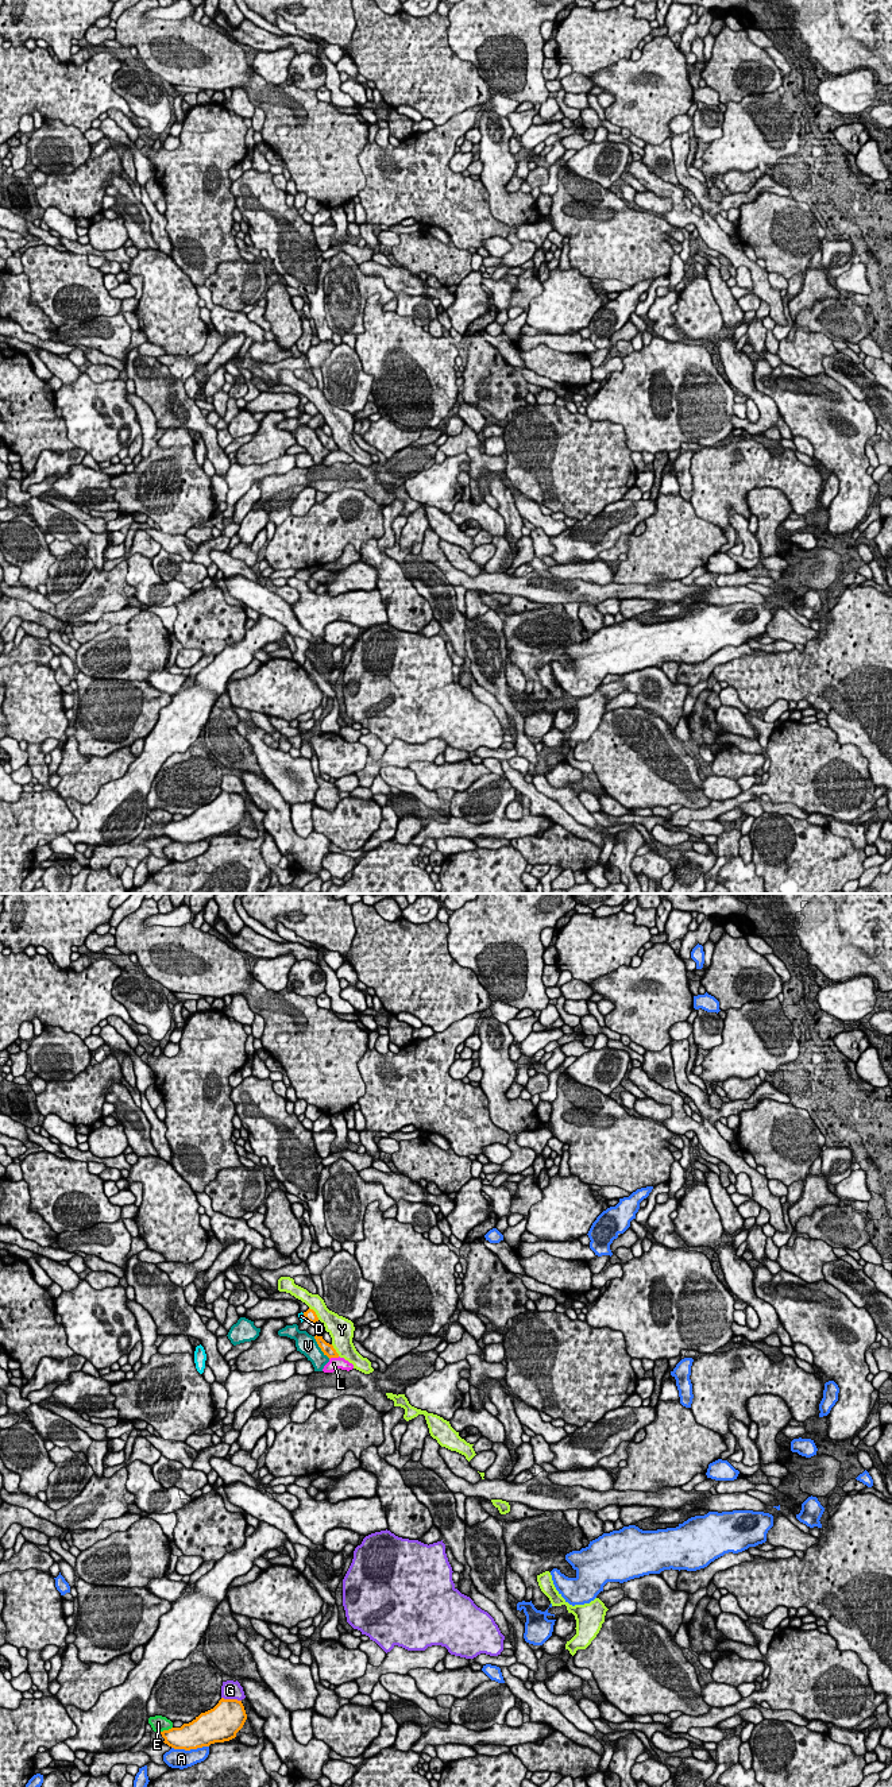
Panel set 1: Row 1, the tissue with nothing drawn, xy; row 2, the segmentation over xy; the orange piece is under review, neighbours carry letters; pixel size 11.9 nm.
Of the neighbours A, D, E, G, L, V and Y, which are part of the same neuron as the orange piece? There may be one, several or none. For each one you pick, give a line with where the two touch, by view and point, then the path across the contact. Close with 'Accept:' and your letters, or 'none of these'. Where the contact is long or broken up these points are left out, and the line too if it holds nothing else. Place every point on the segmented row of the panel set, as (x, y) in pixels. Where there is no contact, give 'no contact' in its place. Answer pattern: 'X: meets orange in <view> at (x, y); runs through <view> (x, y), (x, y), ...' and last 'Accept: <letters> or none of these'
Accept: none of these

